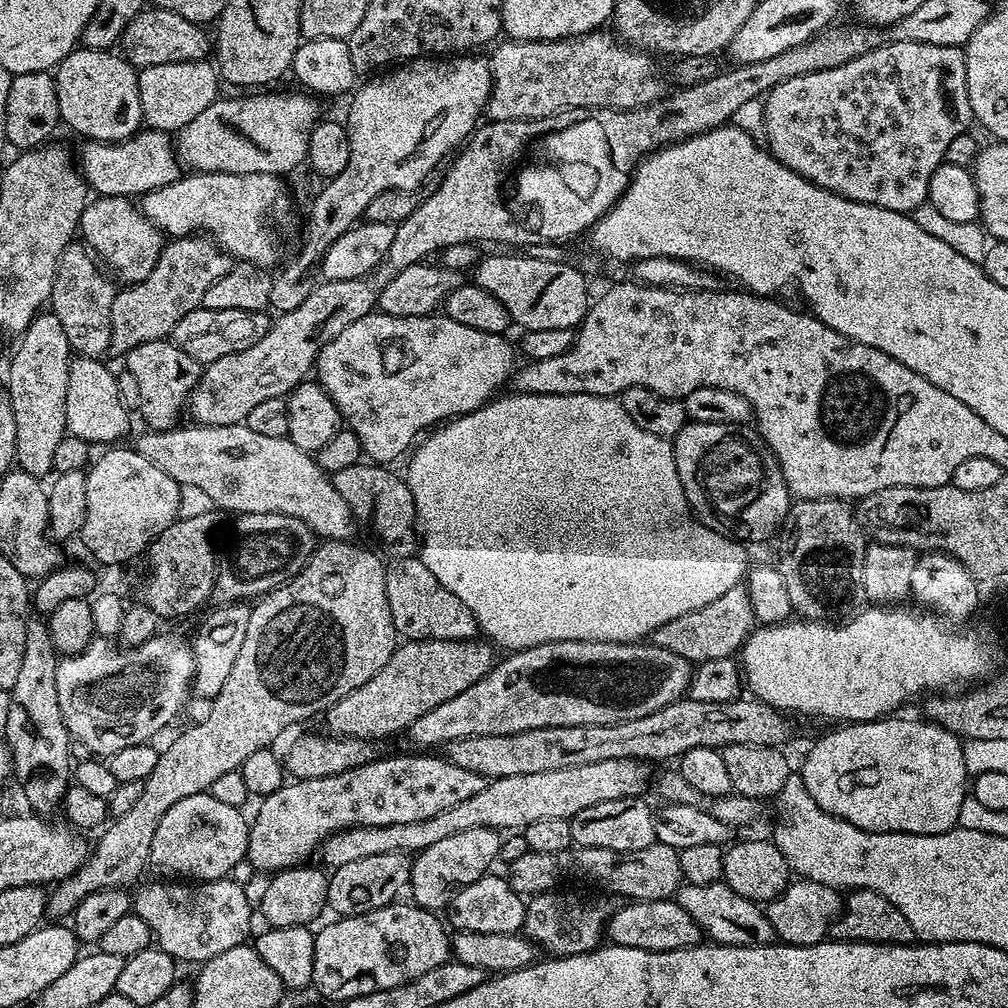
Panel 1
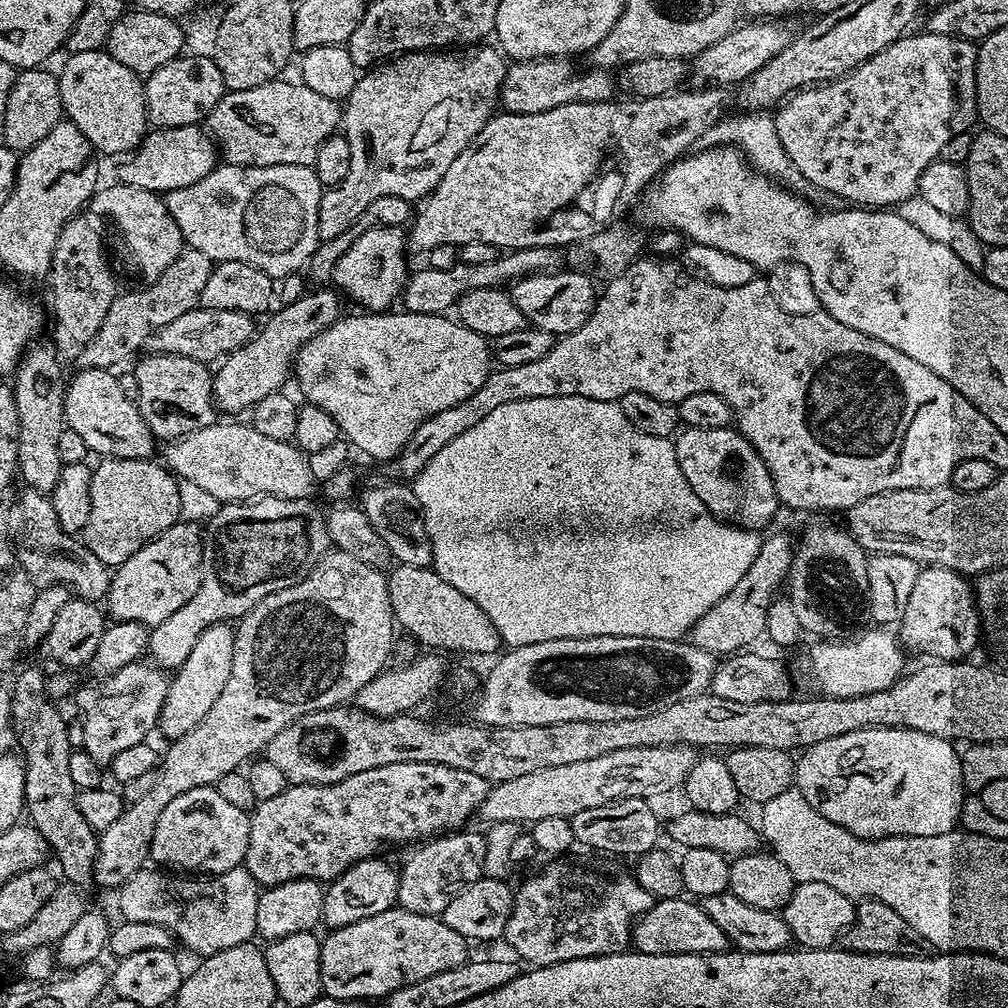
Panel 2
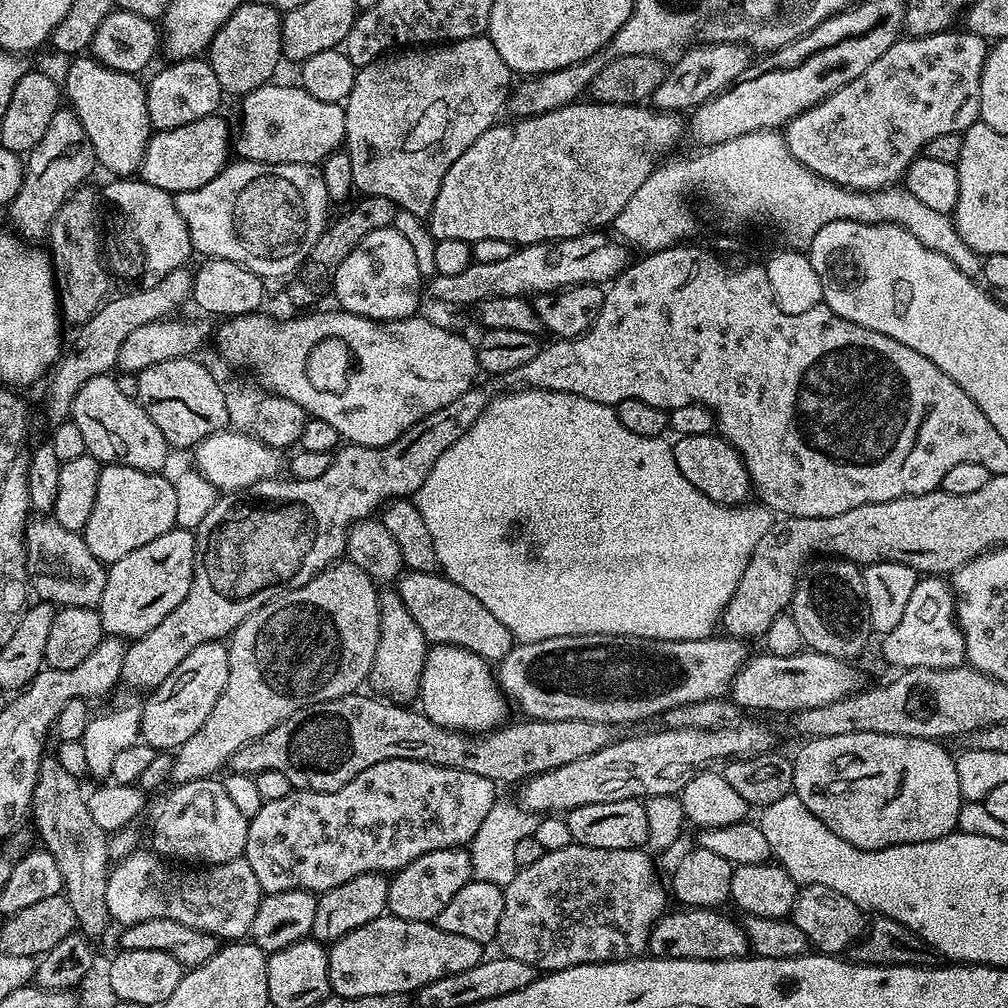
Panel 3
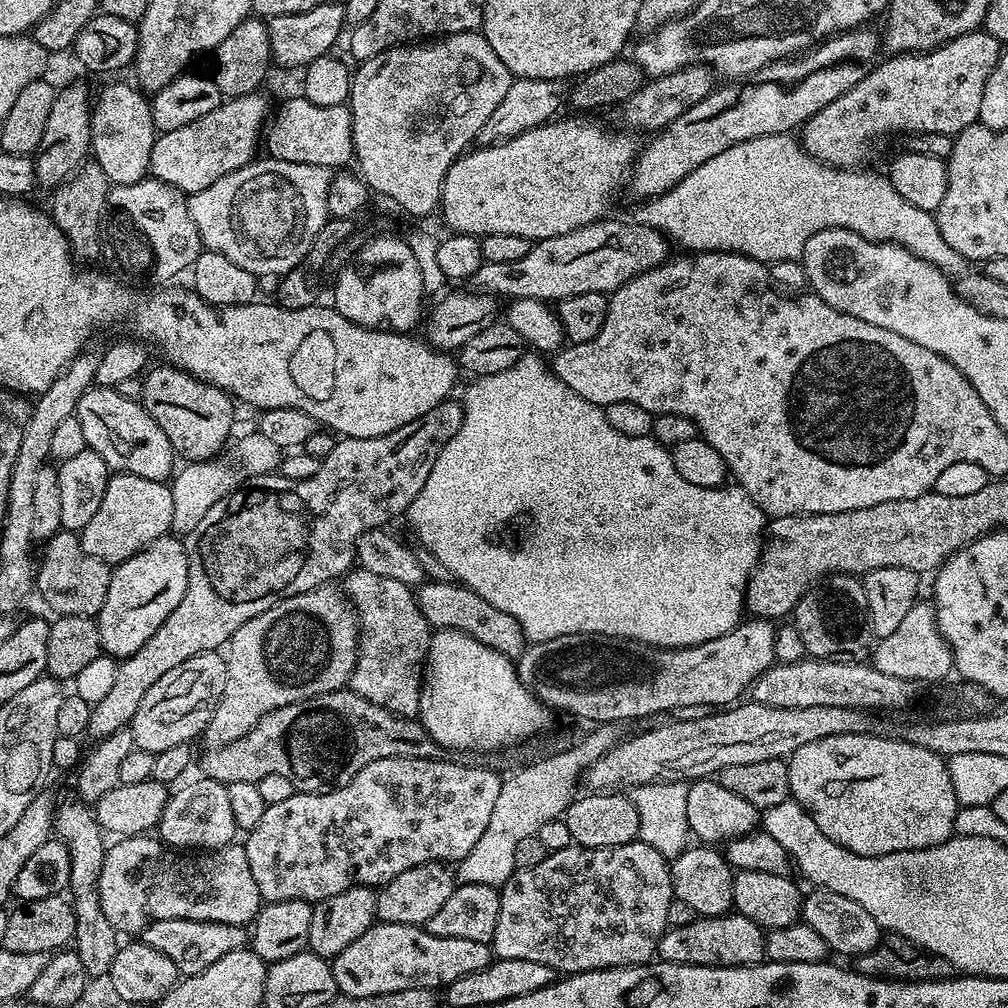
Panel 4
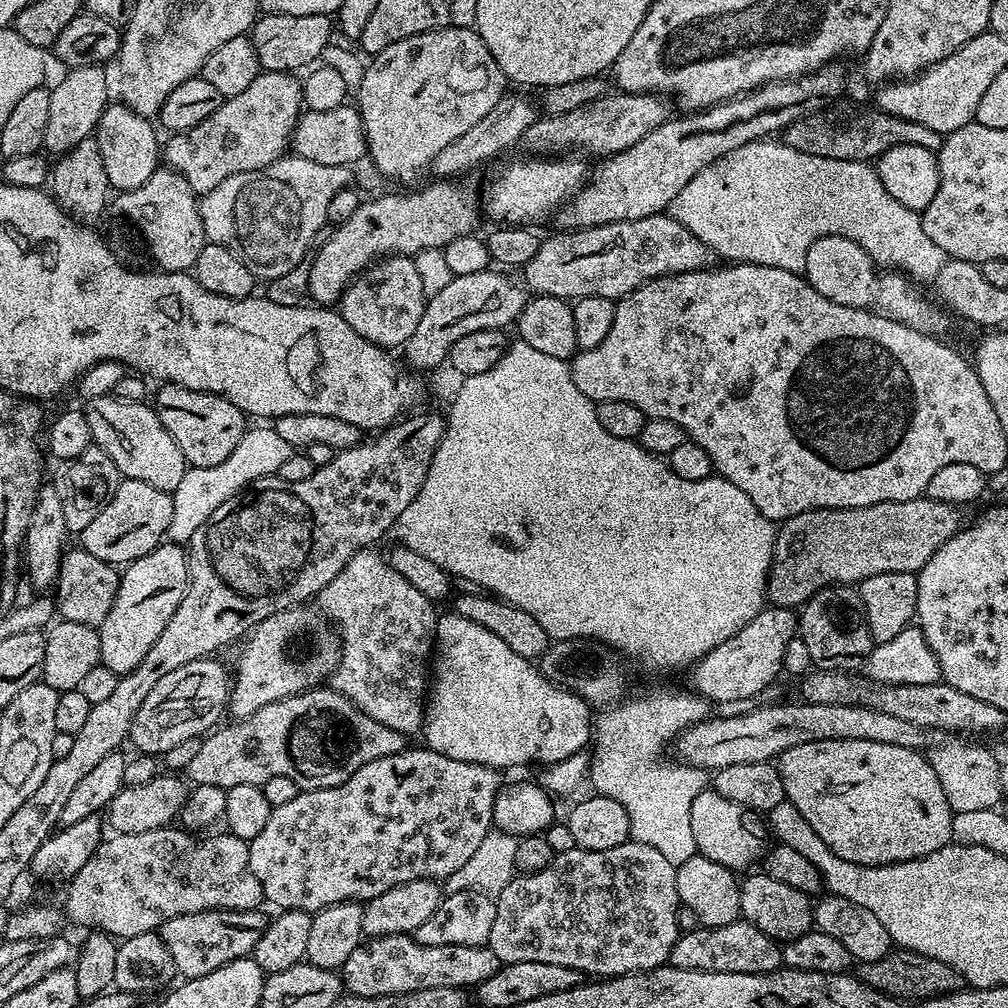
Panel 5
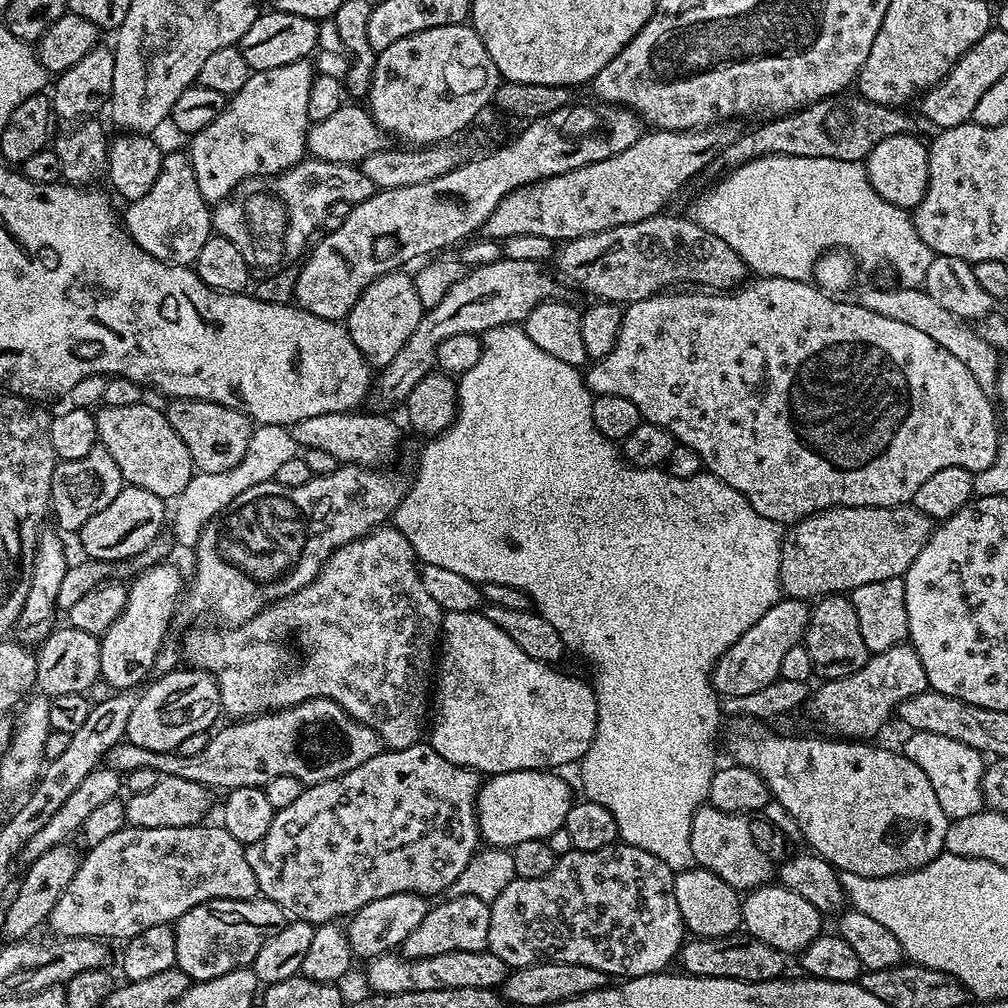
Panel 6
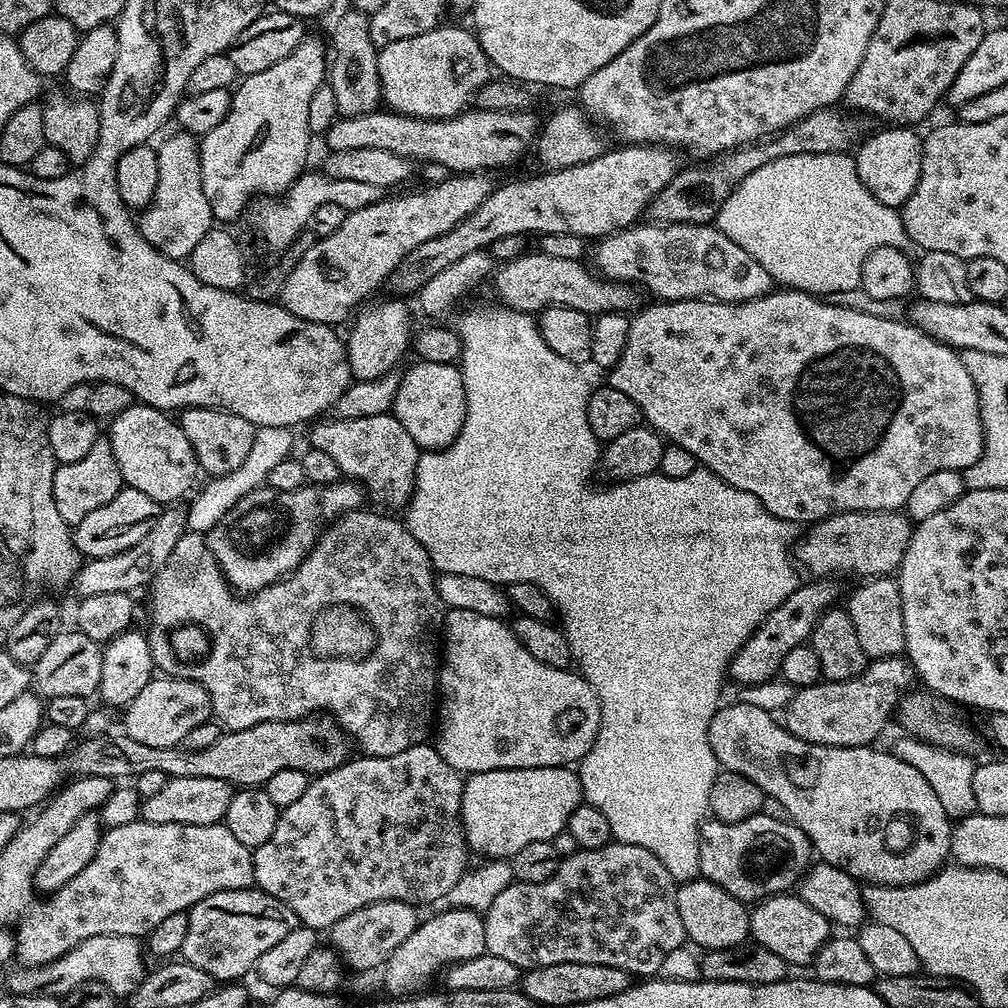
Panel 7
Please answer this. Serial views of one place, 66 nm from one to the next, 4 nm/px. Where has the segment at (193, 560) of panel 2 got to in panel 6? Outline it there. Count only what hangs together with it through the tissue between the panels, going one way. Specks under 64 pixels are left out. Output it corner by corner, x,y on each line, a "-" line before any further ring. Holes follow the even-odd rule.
163,562
146,569
127,585
128,597
122,614
118,614
118,618
99,637
100,679
113,690
139,689
149,679
148,674
153,673
158,654
165,647
164,635
176,612
180,587
186,584
185,577
183,580
179,570
170,563

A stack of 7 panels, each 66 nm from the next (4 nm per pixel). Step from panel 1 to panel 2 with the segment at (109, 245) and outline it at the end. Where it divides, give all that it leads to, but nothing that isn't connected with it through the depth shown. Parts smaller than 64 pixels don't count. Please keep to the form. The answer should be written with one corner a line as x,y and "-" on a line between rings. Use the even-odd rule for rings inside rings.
113,182
105,188
104,185
97,187
90,201
90,212
93,217
105,216
116,223
116,228
124,235
124,244
132,251
145,281
156,280
162,274
162,270
166,270
170,262
177,260
186,247
183,232
171,217
170,210
165,204
165,197
159,192

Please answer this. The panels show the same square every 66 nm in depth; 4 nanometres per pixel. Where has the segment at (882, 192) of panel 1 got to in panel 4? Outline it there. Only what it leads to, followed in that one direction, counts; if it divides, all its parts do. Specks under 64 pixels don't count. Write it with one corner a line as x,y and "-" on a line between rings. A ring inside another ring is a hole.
977,30
970,34
962,34
962,38
954,38
950,42
946,42
941,48
933,48
930,52
917,52
915,54
892,54
887,58
881,59
879,63
868,69
868,72
854,86
850,86
850,90
846,90
846,94
842,94
838,98
834,98
834,102
830,102
830,106
822,106
822,110
818,110
818,114
814,114
810,119
802,125
802,133
804,132
804,140
802,139
802,147
809,156
813,156
815,160
821,160
823,164
829,164
831,168
847,168
849,170
859,169
872,156
872,143
880,140
883,136
892,136
895,132
904,132
903,134
915,134
917,132
925,132
926,134
946,134
955,137
956,133
961,132
966,126
977,123
980,118
980,99
984,93
986,82
990,78
990,74
994,70
994,66
998,62
1002,51
1000,41
995,40
989,32

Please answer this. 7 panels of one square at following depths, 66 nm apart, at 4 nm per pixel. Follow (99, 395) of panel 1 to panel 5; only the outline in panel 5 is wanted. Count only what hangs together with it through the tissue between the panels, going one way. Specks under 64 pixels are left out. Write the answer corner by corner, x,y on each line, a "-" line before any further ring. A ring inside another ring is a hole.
110,395
87,401
83,411
90,422
93,445
110,454
110,462
118,466
123,479
146,482
146,486
154,486
169,494
178,482
182,482
182,474
190,465
184,461
182,450
178,450
178,442
174,442
174,438
166,434
166,426
158,422
155,407
144,402
131,404

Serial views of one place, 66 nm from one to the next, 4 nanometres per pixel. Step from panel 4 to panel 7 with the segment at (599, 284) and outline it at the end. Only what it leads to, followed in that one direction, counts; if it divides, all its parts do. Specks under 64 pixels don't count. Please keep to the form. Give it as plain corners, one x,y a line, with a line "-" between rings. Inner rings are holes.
637,222
613,236
603,237
595,245
594,256
595,252
595,271
604,279
644,287
660,302
717,300
737,304
762,298
774,288
772,275
750,258
738,242
730,242
730,238
712,224

